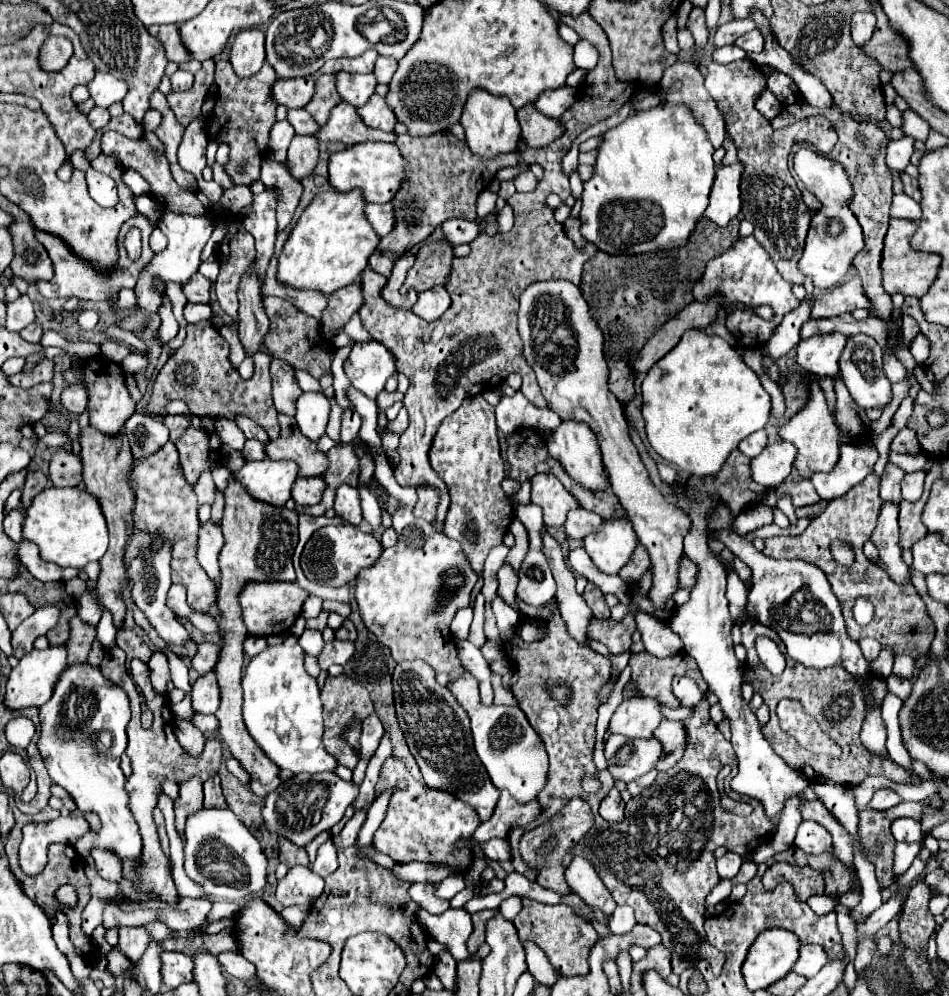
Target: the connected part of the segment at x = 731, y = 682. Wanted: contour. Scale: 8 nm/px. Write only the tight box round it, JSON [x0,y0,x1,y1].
[670,491,808,819]

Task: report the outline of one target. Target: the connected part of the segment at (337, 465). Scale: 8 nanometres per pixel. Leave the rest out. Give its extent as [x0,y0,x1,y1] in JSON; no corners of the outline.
[320,443,360,515]

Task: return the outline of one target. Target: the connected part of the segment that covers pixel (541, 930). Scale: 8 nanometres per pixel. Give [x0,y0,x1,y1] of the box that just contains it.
[514,899,599,977]

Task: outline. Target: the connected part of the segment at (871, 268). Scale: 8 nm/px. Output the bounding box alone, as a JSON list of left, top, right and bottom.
[816,107,892,319]

